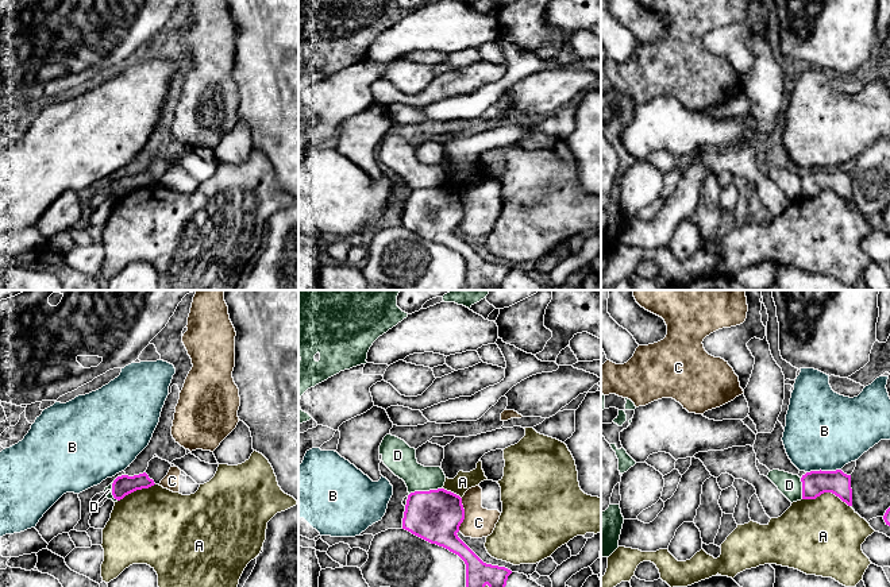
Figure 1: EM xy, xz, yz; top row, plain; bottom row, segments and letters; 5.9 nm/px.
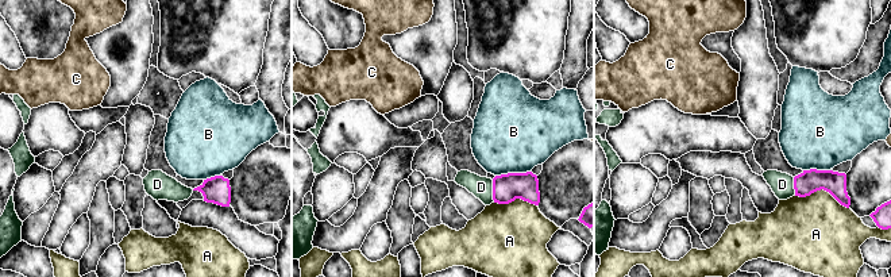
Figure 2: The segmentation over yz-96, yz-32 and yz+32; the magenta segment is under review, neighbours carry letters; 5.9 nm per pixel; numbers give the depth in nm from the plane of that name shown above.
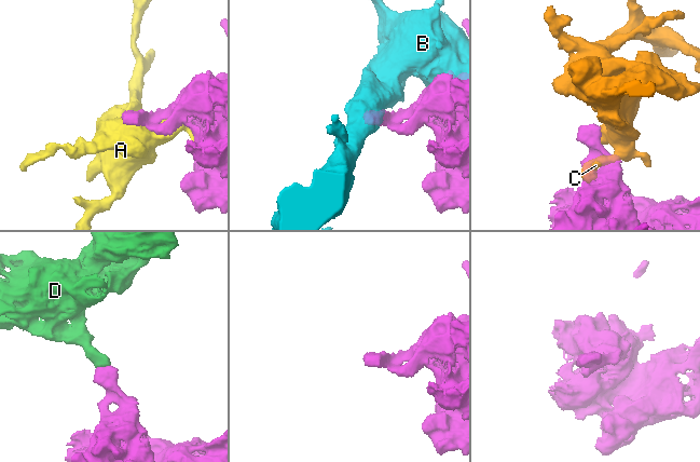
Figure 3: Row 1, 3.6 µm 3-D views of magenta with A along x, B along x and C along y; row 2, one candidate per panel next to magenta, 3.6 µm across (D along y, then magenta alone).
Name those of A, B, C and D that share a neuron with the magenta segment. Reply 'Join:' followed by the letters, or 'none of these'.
Join: none of these

